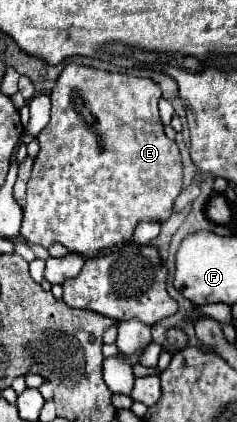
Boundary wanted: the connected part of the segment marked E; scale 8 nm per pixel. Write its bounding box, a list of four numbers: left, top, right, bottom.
[22,63,182,257]

